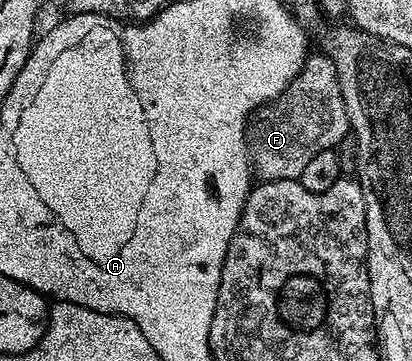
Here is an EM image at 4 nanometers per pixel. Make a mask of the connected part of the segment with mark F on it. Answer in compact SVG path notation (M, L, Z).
M310 54L285 93L262 104L247 125L252 171L258 172L262 181L298 179L319 150L336 149L350 132L343 90L331 58Z

